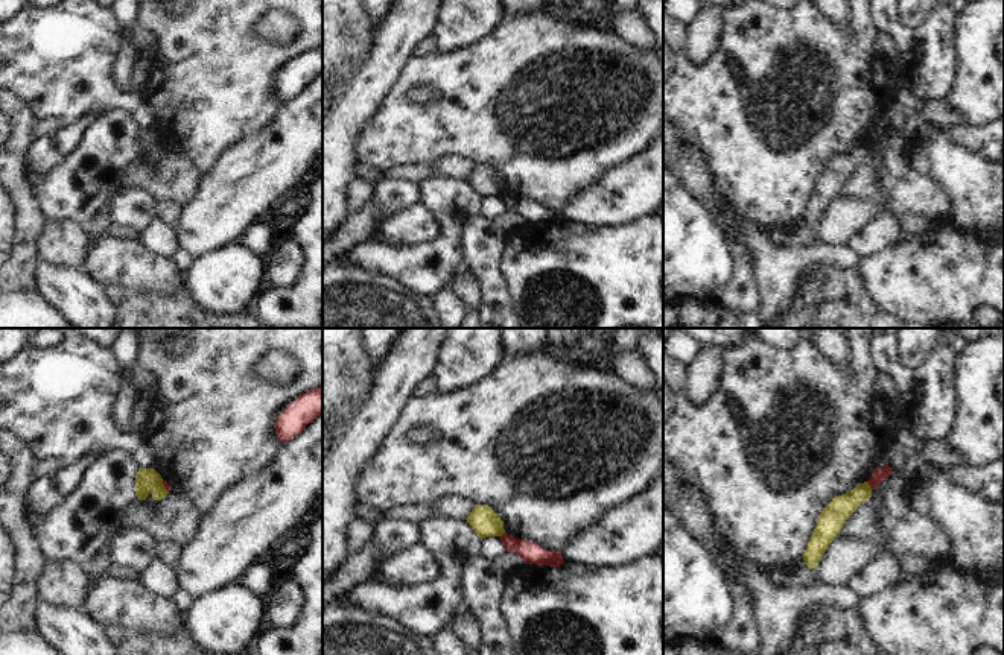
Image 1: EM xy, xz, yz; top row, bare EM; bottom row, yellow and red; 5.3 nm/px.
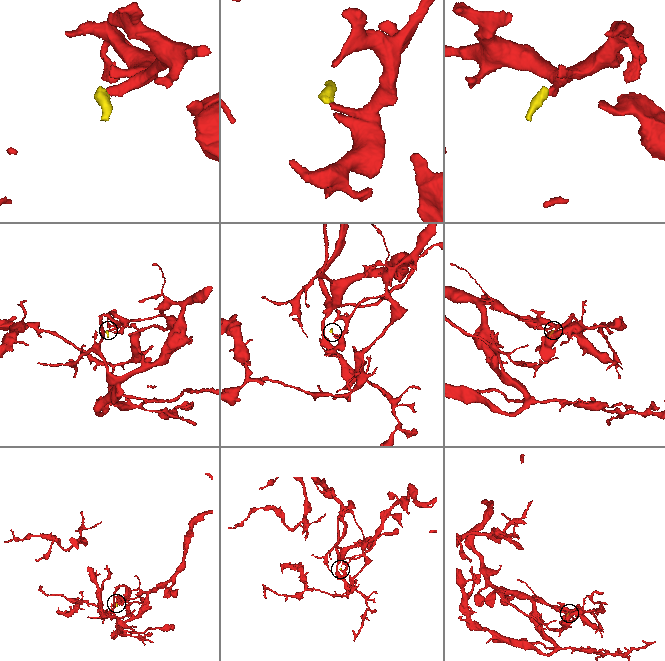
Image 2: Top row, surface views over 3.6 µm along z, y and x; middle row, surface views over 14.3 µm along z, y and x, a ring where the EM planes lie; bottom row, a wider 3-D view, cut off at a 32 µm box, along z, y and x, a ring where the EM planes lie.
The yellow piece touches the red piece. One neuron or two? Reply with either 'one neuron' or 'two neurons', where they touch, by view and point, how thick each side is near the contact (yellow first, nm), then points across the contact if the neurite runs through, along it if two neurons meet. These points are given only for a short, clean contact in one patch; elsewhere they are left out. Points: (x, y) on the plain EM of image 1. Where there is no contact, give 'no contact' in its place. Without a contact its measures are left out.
two neurons | yz (869, 146) | 140/80 nm | along yz (867, 142), (872, 149)

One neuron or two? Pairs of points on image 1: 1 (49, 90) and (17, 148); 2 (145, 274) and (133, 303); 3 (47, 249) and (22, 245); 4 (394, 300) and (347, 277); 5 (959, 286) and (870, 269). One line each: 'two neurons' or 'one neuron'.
1: two neurons
2: two neurons
3: two neurons
4: one neuron
5: one neuron

